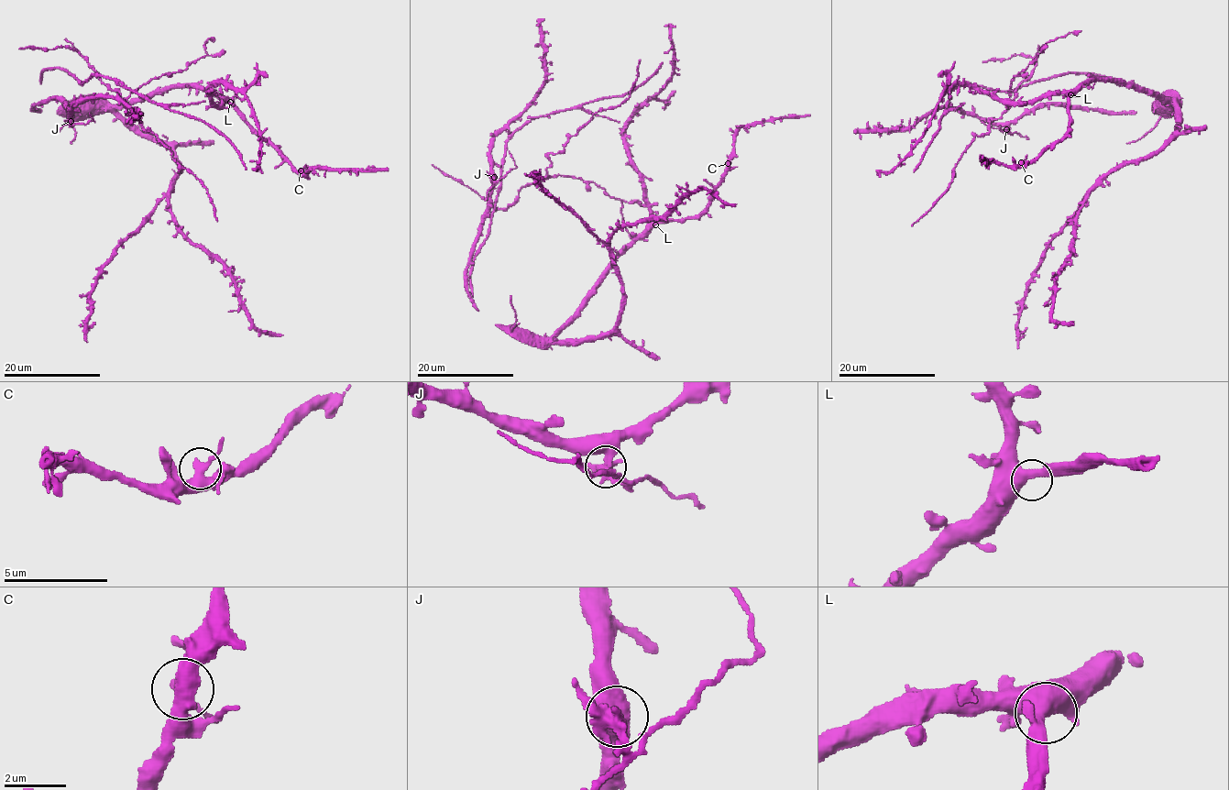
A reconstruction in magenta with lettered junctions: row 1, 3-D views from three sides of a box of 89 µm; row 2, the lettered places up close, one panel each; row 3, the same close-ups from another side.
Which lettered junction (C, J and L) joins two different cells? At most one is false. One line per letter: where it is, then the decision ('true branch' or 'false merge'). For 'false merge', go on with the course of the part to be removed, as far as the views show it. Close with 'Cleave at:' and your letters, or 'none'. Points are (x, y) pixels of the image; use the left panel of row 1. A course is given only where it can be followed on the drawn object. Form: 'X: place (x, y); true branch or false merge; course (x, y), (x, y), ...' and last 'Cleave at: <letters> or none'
C: place (301, 170); true branch
J: place (71, 121); false merge; course (71, 122), (71, 126), (93, 121), (90, 113)
L: place (230, 102); true branch
Cleave at: J

